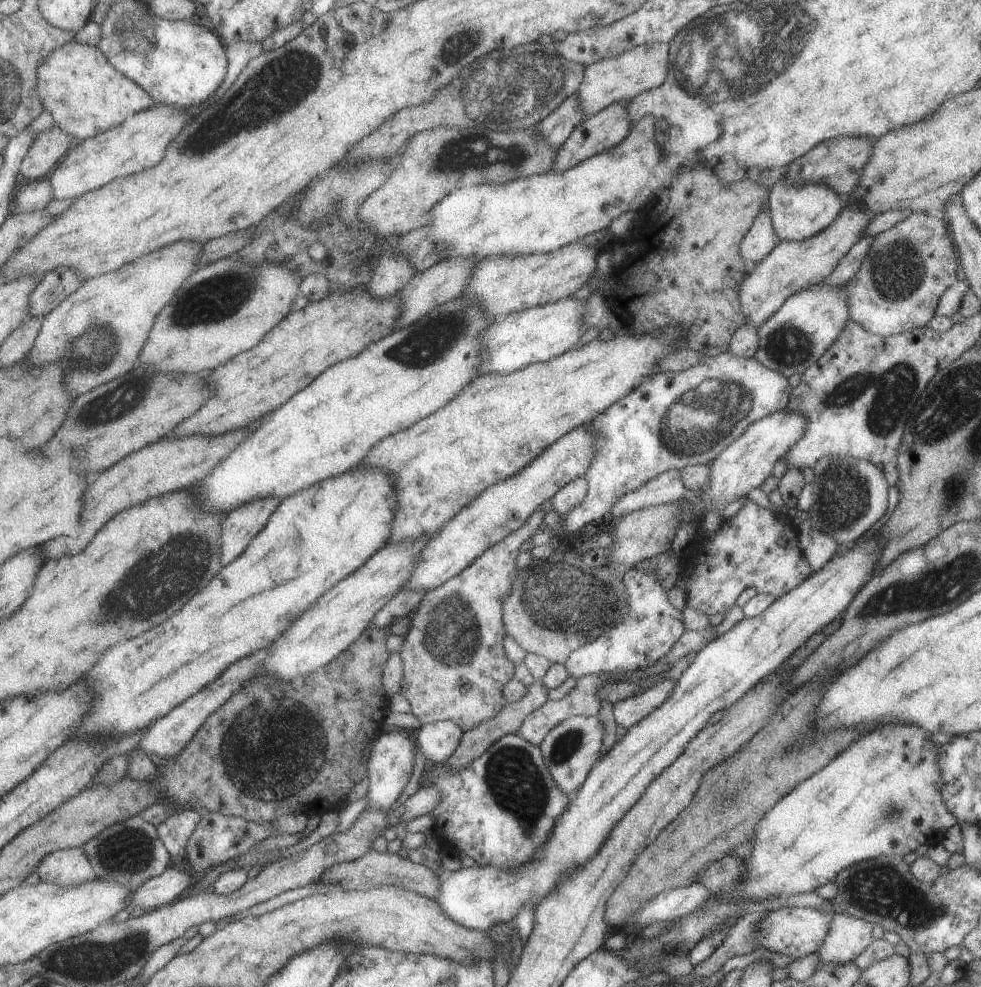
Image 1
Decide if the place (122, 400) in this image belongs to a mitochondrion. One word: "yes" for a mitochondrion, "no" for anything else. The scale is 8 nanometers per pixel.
yes

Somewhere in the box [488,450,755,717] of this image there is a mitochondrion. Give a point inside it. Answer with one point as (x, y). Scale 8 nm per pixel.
(561, 597)

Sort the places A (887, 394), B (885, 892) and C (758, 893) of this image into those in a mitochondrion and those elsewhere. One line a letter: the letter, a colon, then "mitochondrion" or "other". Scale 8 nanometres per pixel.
A: mitochondrion
B: mitochondrion
C: other

